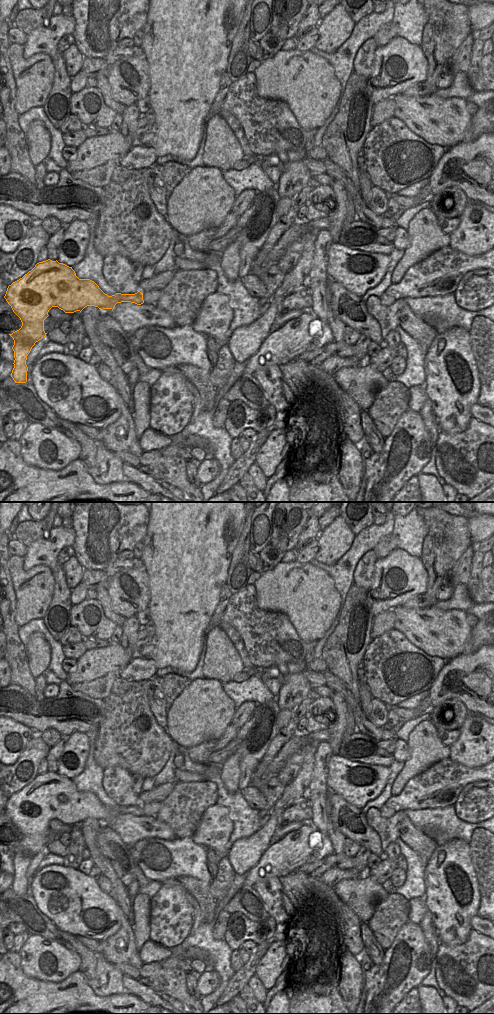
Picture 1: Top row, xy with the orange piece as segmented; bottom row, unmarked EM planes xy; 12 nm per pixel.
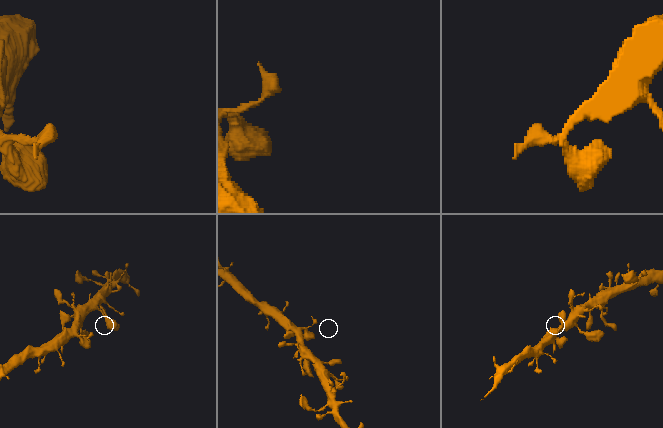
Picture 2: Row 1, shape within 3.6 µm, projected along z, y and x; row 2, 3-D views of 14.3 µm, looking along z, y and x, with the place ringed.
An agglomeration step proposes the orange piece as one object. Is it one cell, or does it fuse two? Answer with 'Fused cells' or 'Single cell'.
Single cell.

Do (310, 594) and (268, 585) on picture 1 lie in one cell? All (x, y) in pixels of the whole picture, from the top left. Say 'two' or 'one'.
one

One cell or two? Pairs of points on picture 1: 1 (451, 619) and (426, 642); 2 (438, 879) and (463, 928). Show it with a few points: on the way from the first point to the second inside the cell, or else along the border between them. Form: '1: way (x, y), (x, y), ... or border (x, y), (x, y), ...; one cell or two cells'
1: way (445, 625), (432, 636); one cell
2: way (450, 892), (452, 896), (452, 917); one cell

